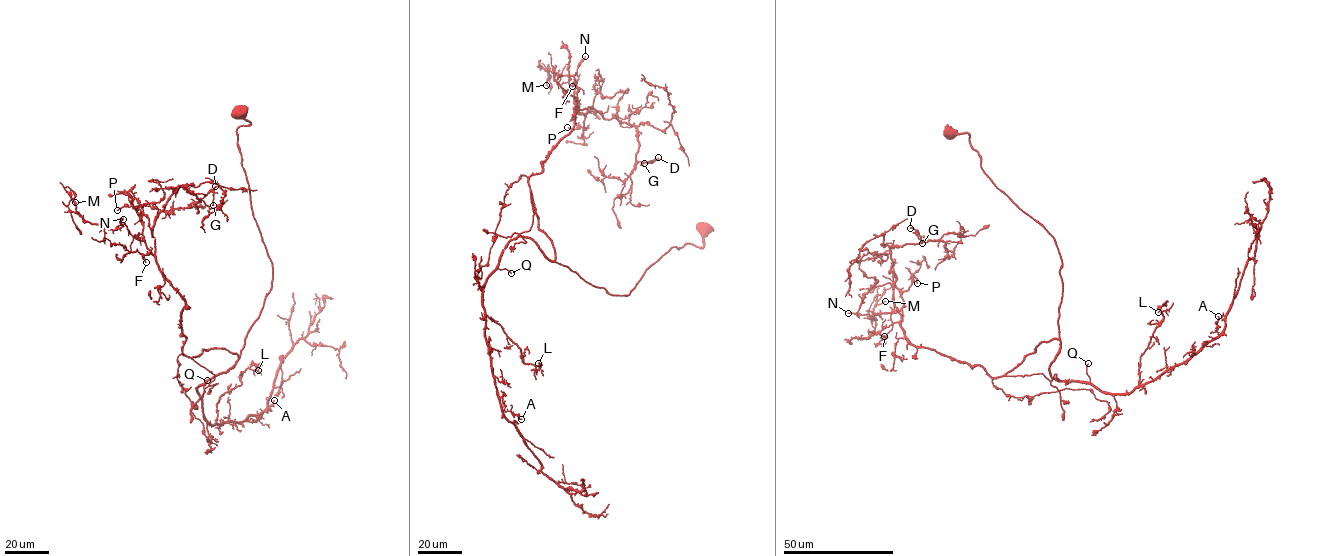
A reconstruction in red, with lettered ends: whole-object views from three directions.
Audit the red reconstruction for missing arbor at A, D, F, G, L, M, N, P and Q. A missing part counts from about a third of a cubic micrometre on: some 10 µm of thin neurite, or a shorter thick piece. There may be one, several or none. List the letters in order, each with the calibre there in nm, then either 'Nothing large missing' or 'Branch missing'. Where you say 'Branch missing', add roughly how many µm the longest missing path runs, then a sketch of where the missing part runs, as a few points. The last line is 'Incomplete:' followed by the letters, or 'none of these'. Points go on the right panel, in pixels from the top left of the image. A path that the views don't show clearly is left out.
A: Thickness 190 nm. Nothing large missing
D: Thickness 320 nm. Branch missing. Missing length about 10 µm
F: Thickness 180 nm. Nothing large missing
G: Thickness 180 nm. Nothing large missing
L: Thickness 130 nm. Nothing large missing
M: Thickness 200 nm. Nothing large missing
N: Thickness 140 nm. Nothing large missing
P: Thickness 180 nm. Nothing large missing
Q: Thickness 190 nm. Branch missing. Missing length about 30 µm
Incomplete: D, Q

